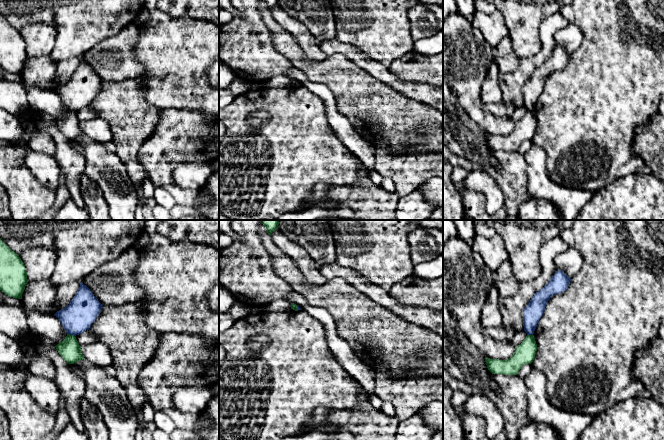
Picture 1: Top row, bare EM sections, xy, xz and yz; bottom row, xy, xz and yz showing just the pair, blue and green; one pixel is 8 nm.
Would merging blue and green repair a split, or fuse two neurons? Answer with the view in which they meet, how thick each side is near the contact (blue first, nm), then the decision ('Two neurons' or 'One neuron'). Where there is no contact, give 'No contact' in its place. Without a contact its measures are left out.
Touches blue in xy. Thickness 240 nm (blue) against 170 nm. Two neurons

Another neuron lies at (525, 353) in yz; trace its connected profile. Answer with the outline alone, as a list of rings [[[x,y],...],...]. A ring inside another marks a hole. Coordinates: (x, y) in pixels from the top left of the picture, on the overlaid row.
[[[527,335],[509,359],[490,359],[485,356],[485,361],[492,374],[517,375],[523,365],[533,362],[536,351],[537,344],[534,335]]]

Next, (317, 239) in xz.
[[[279,220],[278,229],[302,246],[318,267],[336,261],[334,239],[327,220]]]

